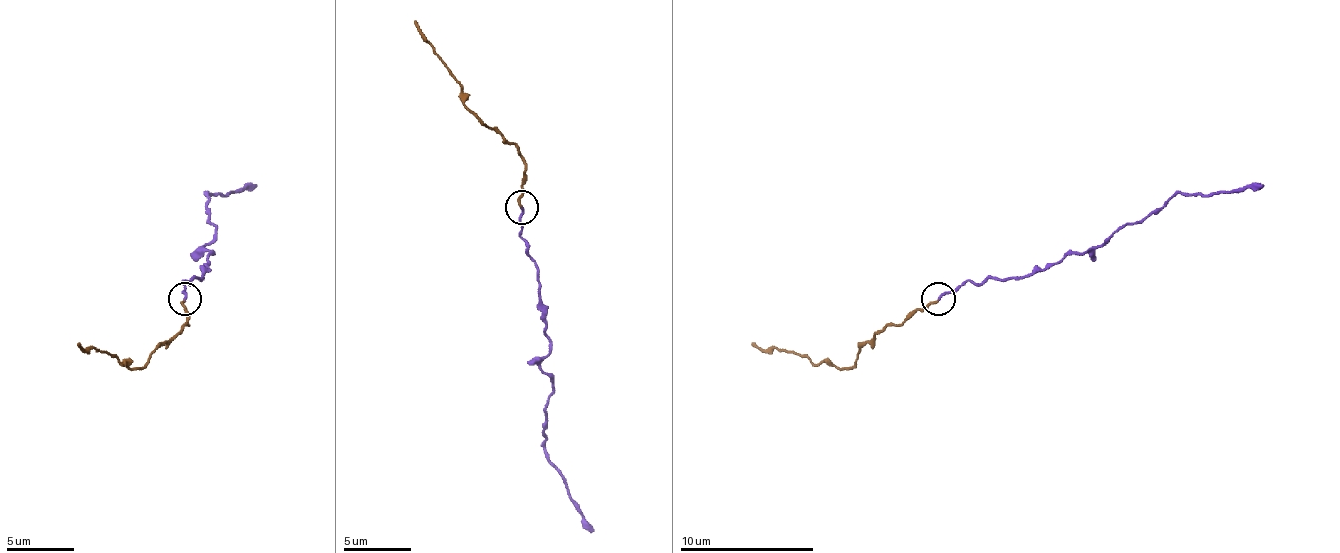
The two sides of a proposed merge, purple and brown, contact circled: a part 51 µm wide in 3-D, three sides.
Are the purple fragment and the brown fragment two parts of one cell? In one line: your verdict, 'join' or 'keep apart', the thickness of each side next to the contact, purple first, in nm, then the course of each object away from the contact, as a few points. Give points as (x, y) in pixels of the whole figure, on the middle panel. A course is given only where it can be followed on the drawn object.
join; 180 nm thick on the purple side, 170 nm on the other; purple runs (522, 206), (549, 337), (539, 364), (553, 384), (543, 444), (593, 532); brown runs (522, 206), (526, 159), (465, 105), (459, 82), (415, 21)

